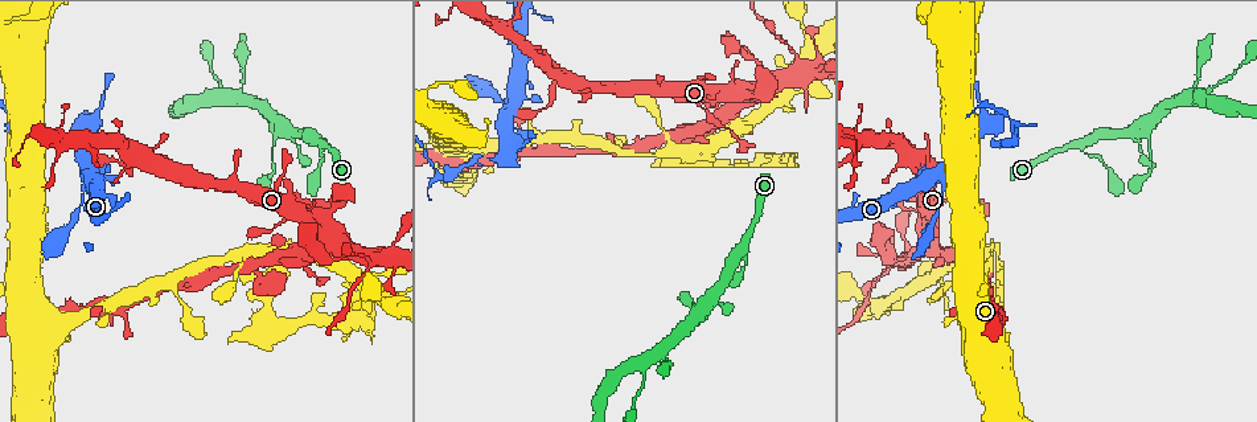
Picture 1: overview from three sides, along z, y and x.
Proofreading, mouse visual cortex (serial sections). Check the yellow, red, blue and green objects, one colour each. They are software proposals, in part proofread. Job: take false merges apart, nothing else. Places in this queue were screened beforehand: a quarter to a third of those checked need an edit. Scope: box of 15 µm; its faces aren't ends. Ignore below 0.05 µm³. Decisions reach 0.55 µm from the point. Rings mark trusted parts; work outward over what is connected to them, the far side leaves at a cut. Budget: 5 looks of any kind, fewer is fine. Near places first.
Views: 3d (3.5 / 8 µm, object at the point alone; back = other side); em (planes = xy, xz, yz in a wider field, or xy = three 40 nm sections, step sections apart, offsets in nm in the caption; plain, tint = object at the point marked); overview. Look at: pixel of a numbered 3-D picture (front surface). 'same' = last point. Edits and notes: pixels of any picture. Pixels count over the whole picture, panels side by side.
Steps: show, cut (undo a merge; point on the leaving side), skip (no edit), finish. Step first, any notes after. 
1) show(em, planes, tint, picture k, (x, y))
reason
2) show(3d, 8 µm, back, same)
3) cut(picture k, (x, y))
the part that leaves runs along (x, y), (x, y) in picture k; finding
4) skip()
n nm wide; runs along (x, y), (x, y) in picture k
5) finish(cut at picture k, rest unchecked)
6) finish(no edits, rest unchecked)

show(3d, 3.5 µm, picture 1, (659, 155))
calibre changes

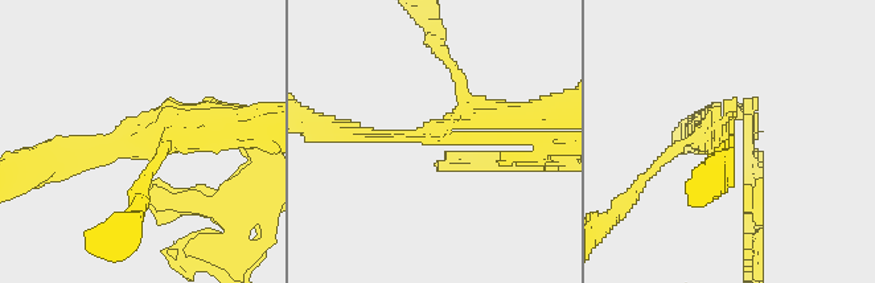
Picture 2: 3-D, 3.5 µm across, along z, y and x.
show(em, xy, step 5, tint, picture 2, (437, 132))

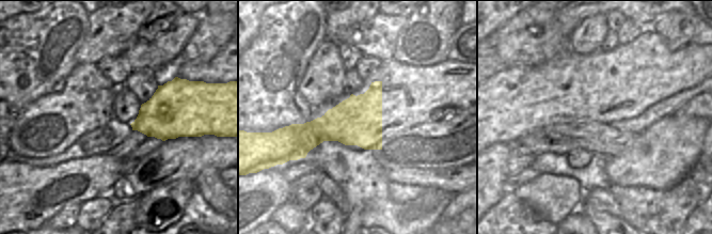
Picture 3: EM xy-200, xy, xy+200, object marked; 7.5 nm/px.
cut(picture 2, (493, 135))
arms of 150, 150, 150, 300 nm; the part that leaves runs along (448, 134), (537, 138), (541, 158) in picture 2; a second cell is stuck on

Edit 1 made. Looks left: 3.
show(overview)

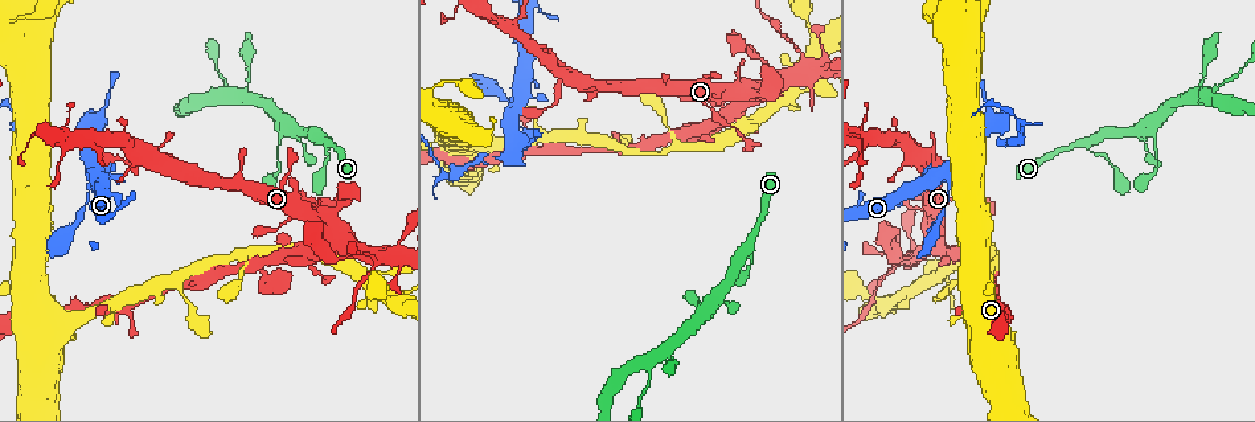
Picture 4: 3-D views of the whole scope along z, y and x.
show(3d, 3.5 µm, picture 4, (949, 188))
a narrow waist

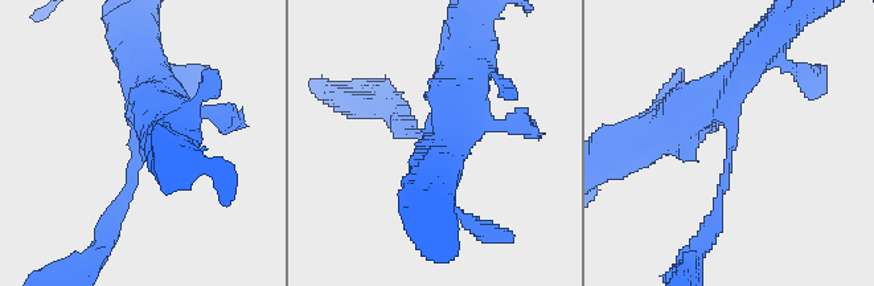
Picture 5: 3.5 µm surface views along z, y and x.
skip()
arms of 150, 450 nm; all the same cell

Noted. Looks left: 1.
finish(cut at picture 2, rest unchecked)

